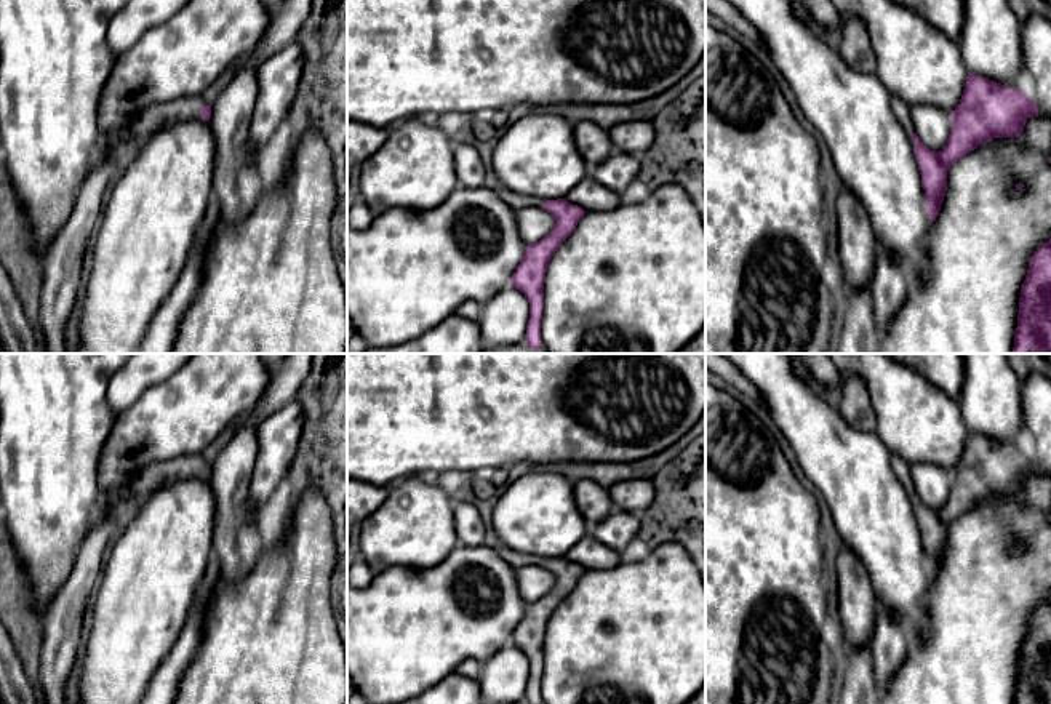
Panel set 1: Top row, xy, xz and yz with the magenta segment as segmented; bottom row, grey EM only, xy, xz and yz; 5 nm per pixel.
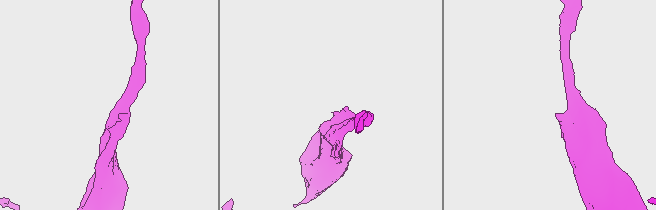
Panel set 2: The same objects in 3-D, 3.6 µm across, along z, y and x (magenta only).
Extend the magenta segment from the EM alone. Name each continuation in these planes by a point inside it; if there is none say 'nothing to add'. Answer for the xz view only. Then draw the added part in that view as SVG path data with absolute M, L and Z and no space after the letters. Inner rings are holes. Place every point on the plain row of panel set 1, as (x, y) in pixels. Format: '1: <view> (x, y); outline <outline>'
1: xz (515, 559); outline M506 544L498 546L494 550L504 562L507 562L514 568L522 568L529 565L541 566L547 560L545 557L517 552L507 547Z

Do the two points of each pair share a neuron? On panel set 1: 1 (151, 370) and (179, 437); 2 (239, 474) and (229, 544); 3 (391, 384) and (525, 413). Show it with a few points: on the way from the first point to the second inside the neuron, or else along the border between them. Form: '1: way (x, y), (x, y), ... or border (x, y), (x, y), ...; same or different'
1: border (178, 370), (151, 384), (128, 407); different
2: way (232, 492), (232, 527); same
3: way (424, 384), (491, 384); same

